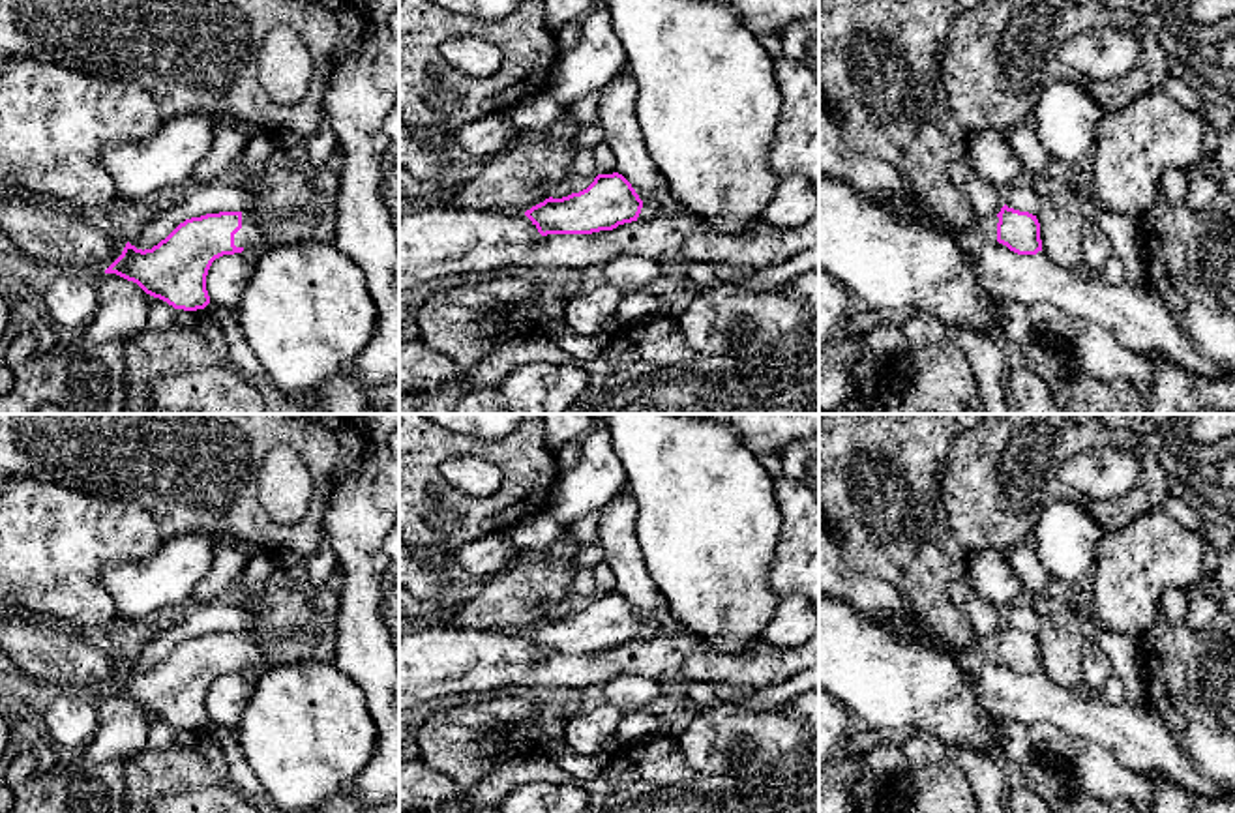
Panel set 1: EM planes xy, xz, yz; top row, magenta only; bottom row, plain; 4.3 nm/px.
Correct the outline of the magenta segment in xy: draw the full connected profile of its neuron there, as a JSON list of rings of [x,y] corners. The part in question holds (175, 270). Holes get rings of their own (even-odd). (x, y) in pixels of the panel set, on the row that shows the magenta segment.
[[[206,214],[186,219],[152,249],[142,251],[127,242],[105,273],[137,283],[174,309],[197,311],[210,303],[206,275],[212,262],[262,242],[264,232],[251,214]]]

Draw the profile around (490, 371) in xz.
[[[515,337],[495,348],[469,373],[470,388],[495,388],[512,371],[527,363],[570,363],[572,358],[547,337]]]

